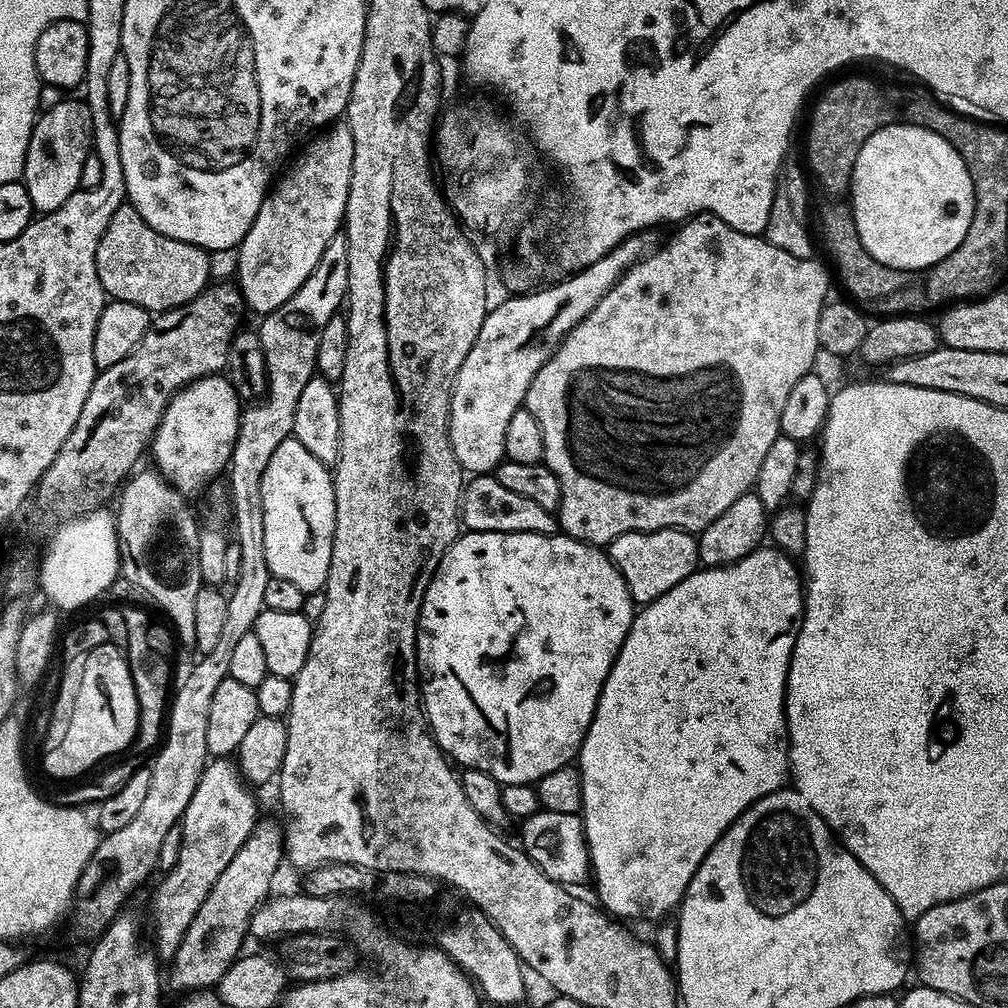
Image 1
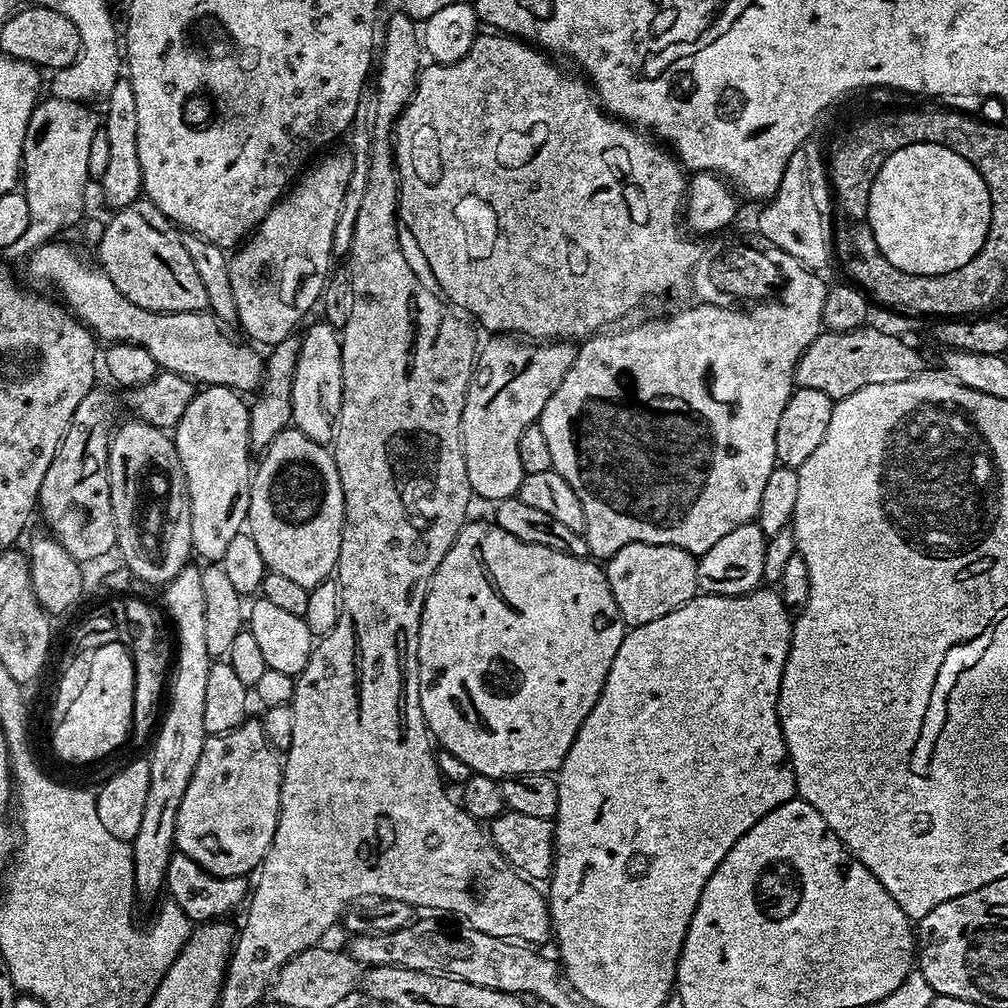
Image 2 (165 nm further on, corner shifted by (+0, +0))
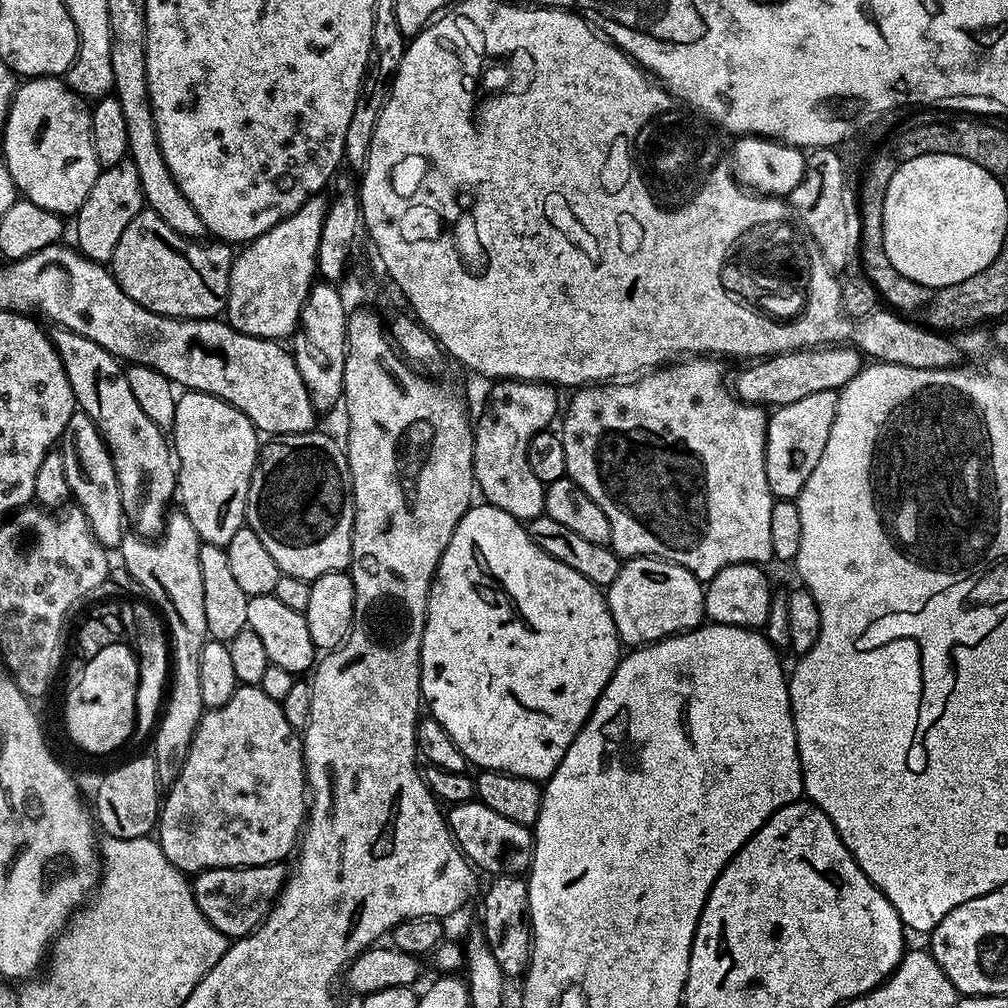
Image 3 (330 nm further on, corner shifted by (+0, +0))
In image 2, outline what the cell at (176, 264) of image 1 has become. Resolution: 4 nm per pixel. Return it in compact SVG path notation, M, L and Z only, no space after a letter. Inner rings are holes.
M141 198L130 202L130 206L115 209L111 213L108 225L100 236L100 260L99 267L104 273L138 306L155 312L202 312L208 307L206 298L206 286L198 278L198 270L194 270L194 262L190 262L190 254L186 254L184 236L178 231L171 220L167 220L147 198Z

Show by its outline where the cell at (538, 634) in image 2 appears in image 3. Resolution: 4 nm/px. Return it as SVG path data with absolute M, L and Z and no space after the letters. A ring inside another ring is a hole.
M480 502L469 507L460 519L442 558L432 577L432 588L428 591L428 621L424 624L424 637L420 651L420 694L430 711L431 719L446 726L446 734L454 738L458 750L462 750L469 765L477 764L477 769L489 772L508 772L512 776L530 778L537 782L547 782L558 770L566 750L588 721L602 690L610 682L614 670L622 659L620 636L614 626L614 618L608 609L605 593L590 582L578 570L570 570L566 562L558 562L546 550L539 548L530 538L527 527L515 520L506 510L498 510L492 504Z

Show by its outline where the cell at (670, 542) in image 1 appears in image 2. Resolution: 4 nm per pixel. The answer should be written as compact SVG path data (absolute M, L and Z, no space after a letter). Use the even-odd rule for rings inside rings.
M634 542L622 546L618 554L606 561L606 571L614 602L629 629L646 626L670 610L678 610L698 594L696 583L697 557L691 556L684 548Z

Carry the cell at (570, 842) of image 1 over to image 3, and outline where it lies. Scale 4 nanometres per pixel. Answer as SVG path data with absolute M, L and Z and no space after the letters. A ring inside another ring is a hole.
M475 798L467 800L465 804L451 805L447 809L446 819L453 840L468 859L468 863L481 873L519 877L531 868L534 832L529 825L510 822L510 818L490 810L490 806Z

